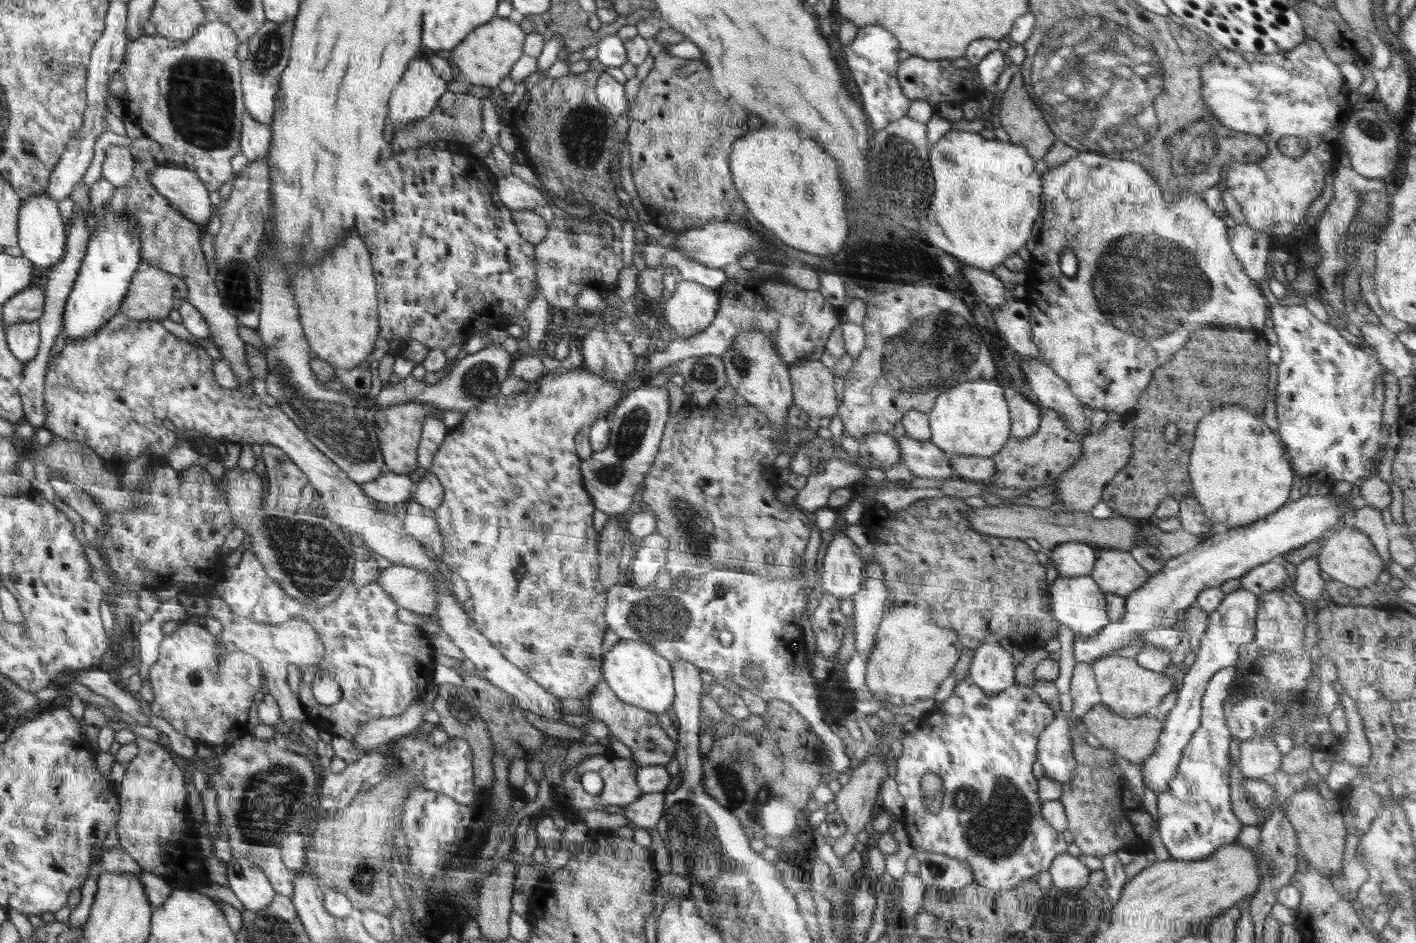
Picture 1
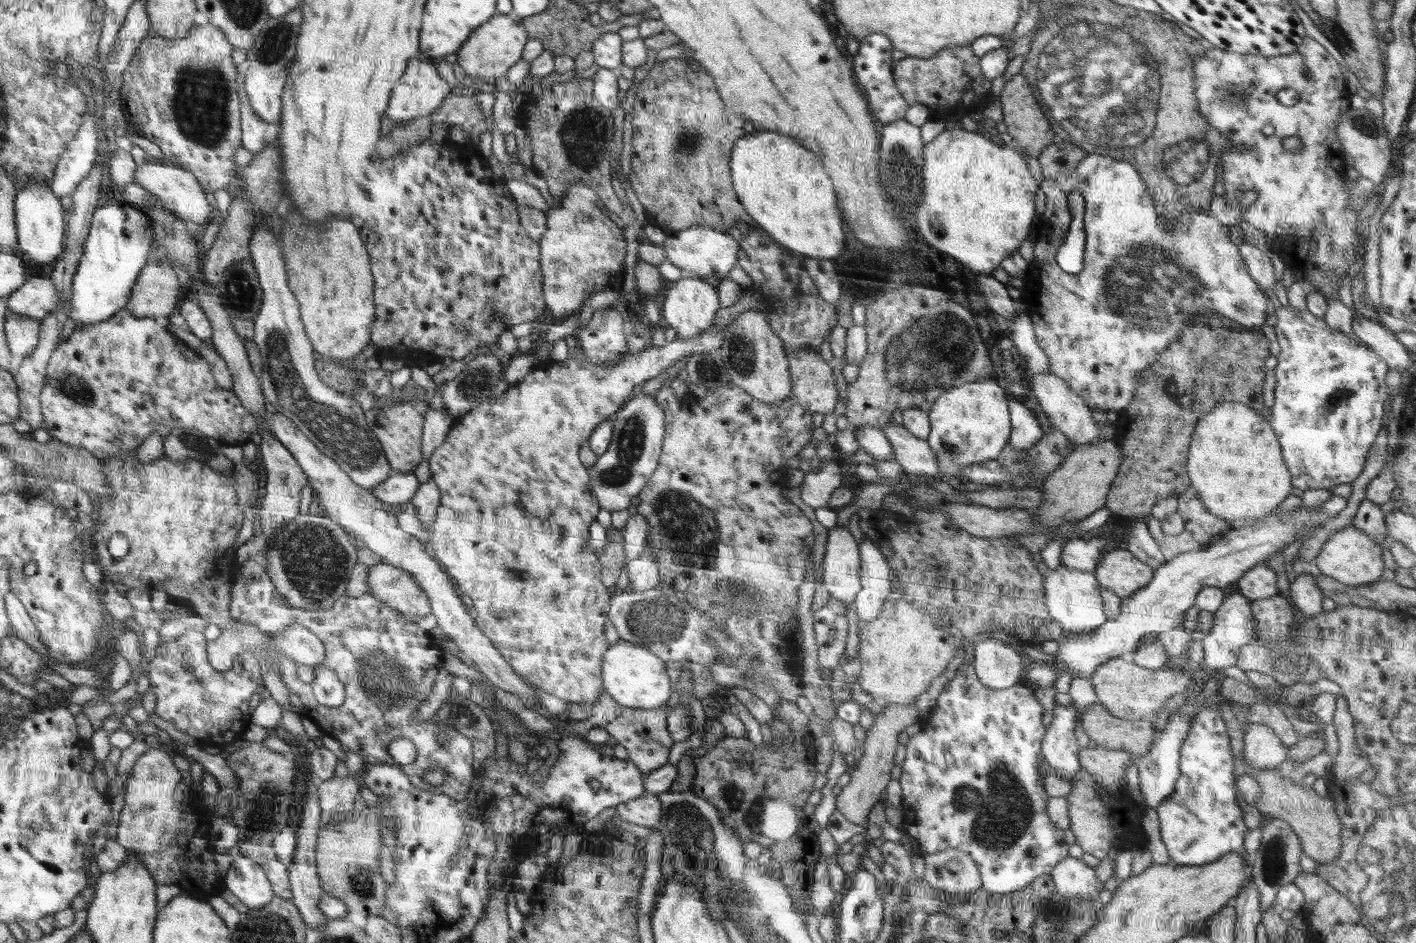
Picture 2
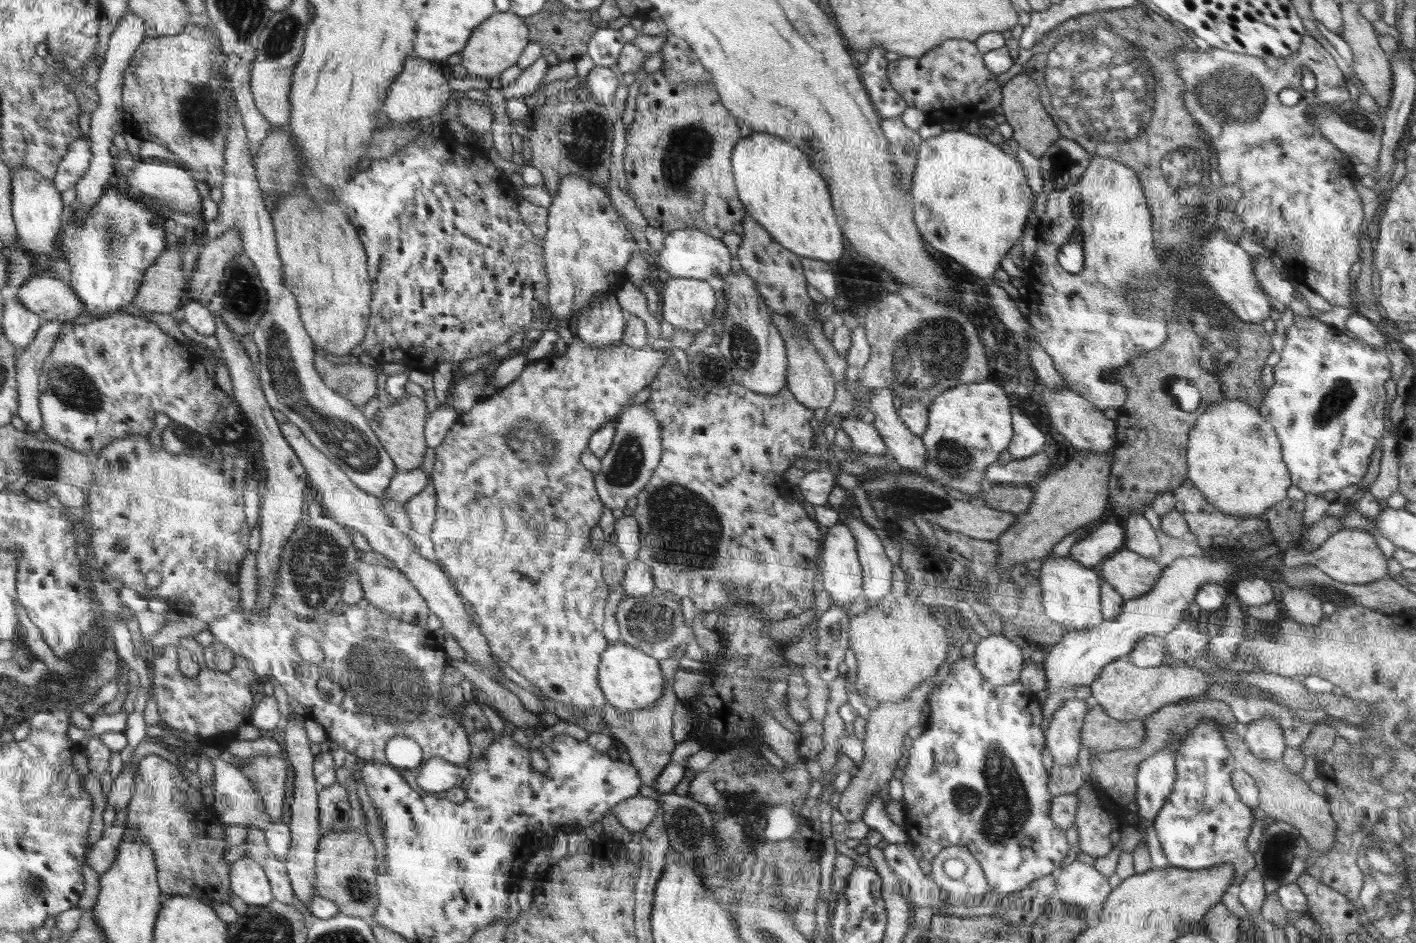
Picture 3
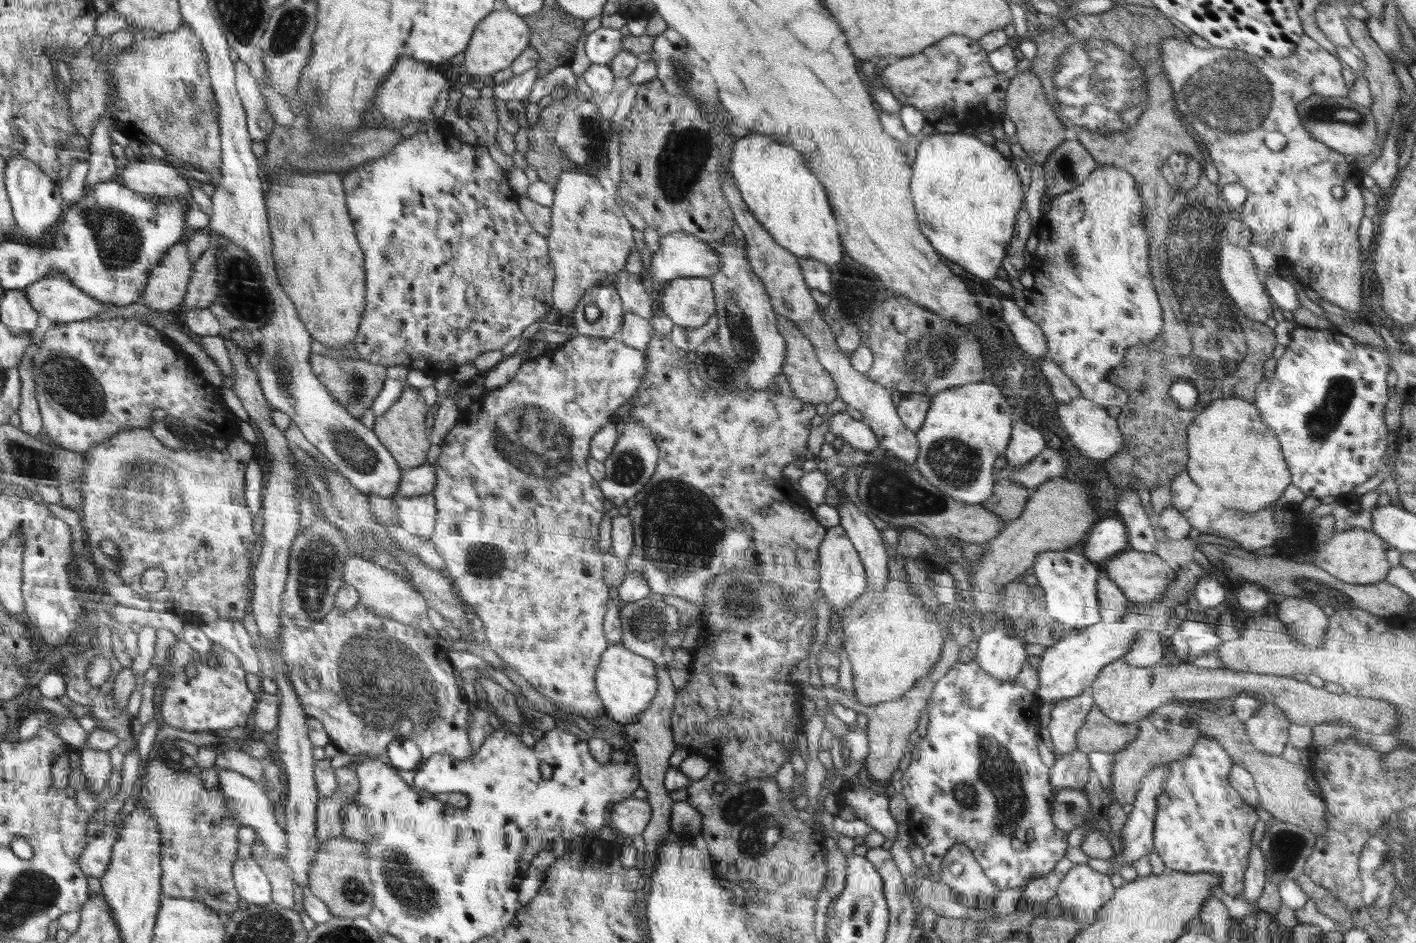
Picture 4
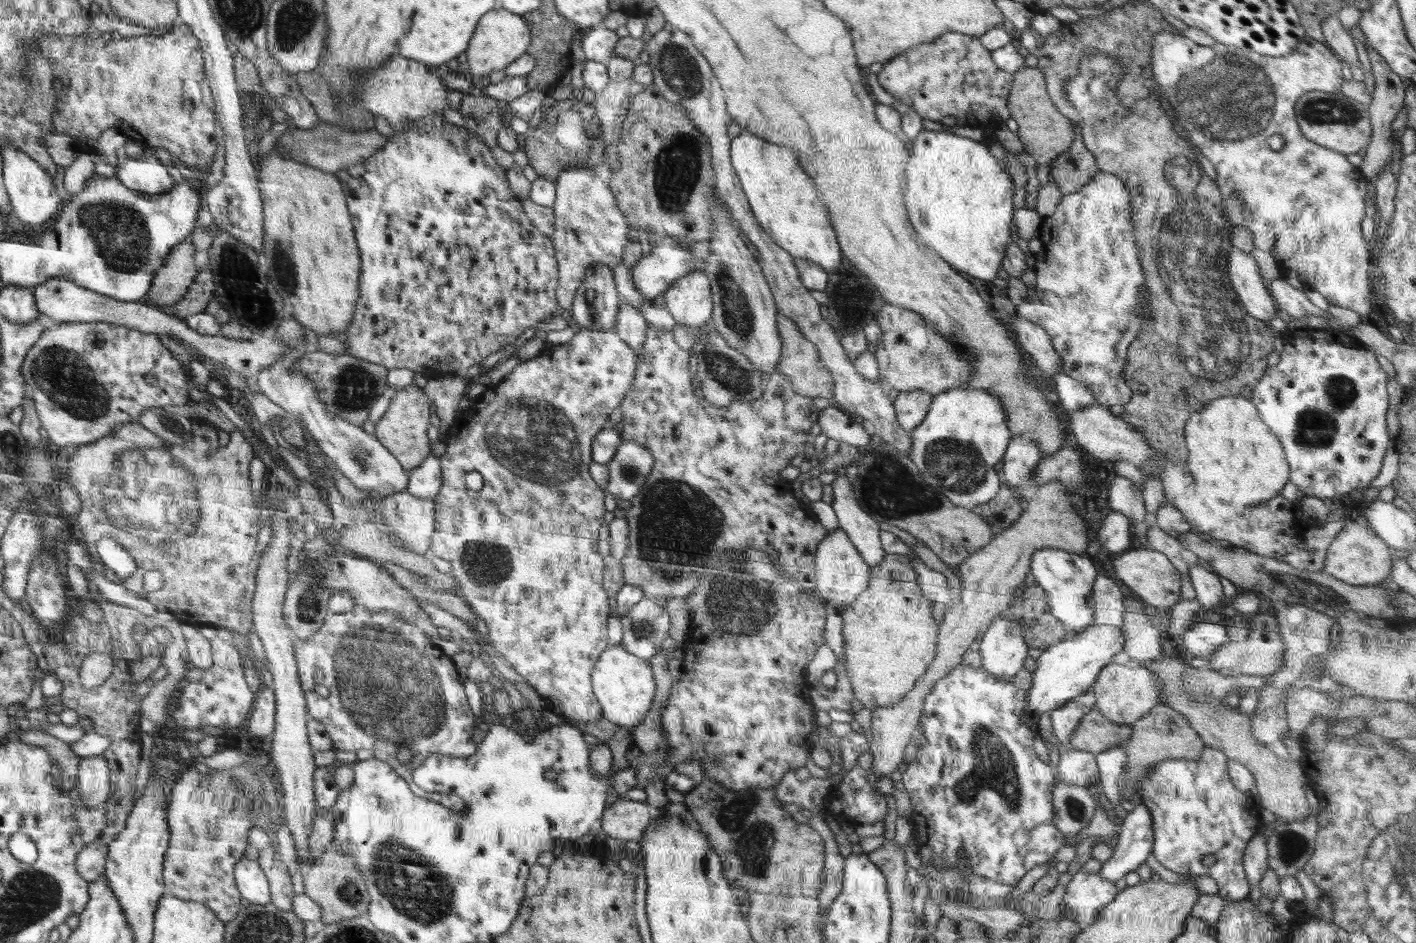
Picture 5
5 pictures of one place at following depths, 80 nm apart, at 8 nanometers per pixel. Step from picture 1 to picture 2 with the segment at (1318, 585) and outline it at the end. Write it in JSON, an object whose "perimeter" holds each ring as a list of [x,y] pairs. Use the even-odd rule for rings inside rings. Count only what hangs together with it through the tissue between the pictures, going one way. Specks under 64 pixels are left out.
{"perimeter":[[[1302,574],[1290,583],[1290,603],[1300,613],[1300,619],[1307,620],[1322,612],[1322,591],[1315,583],[1316,578],[1310,574]]]}

